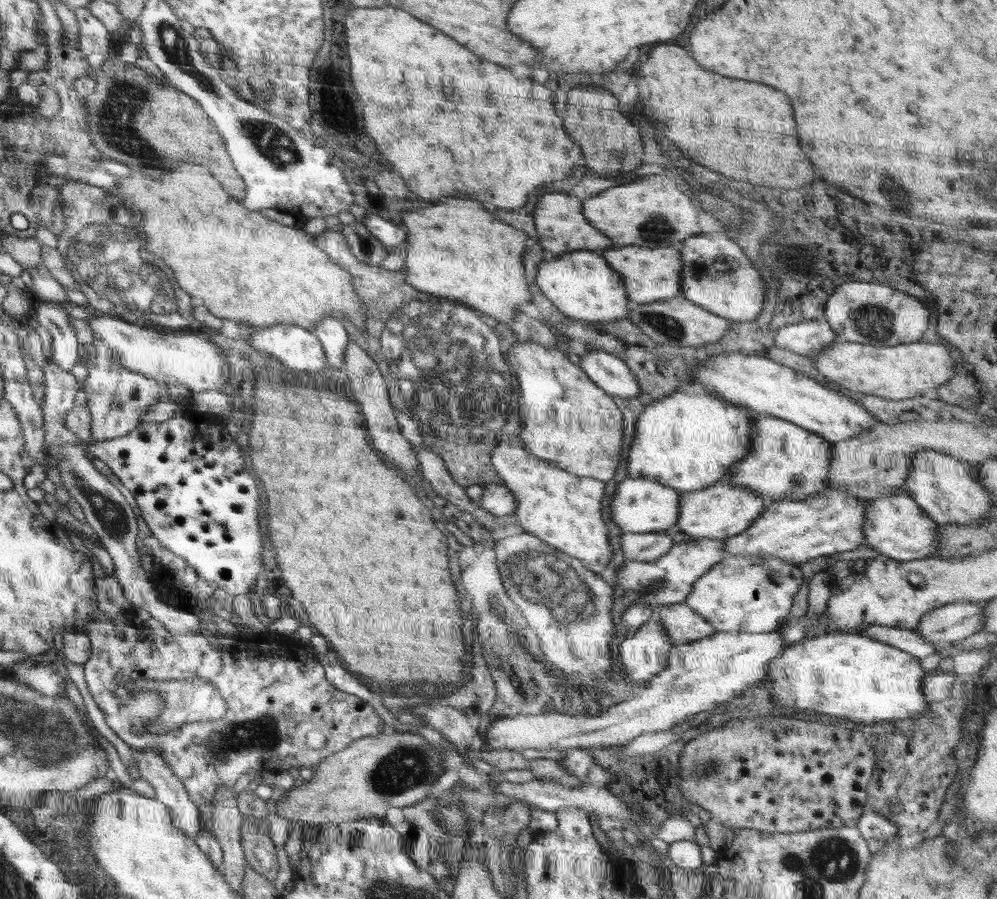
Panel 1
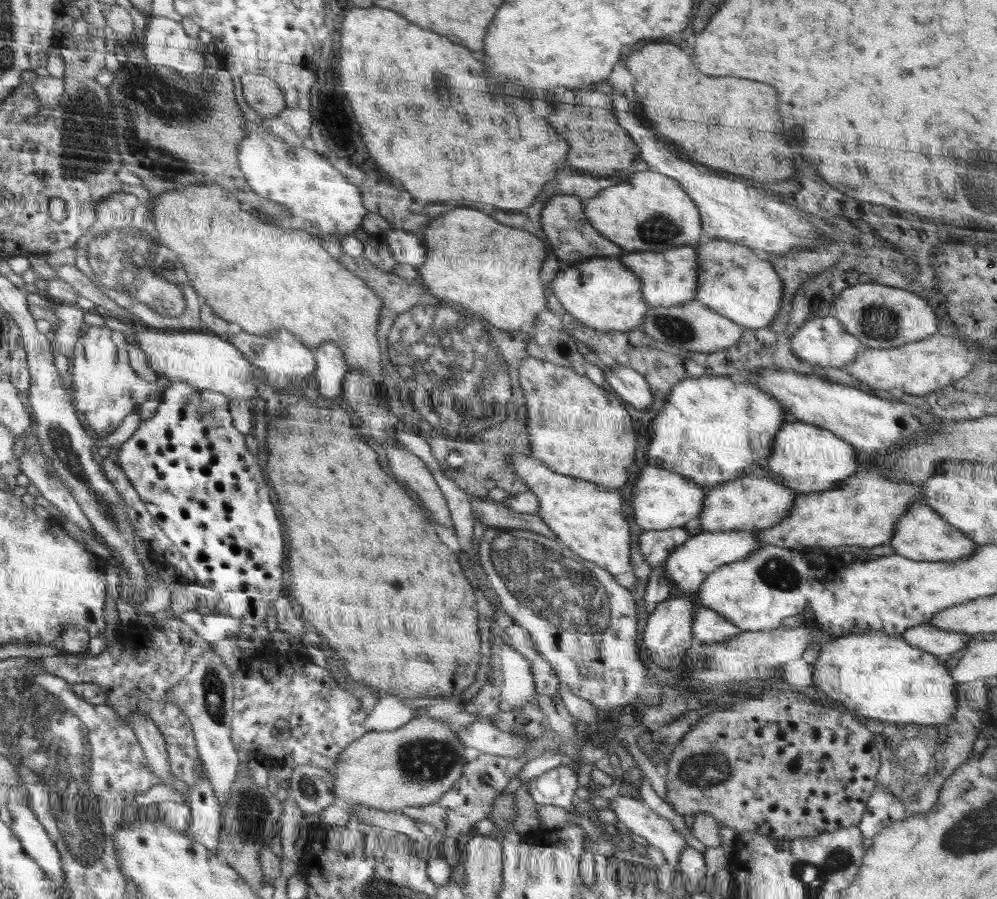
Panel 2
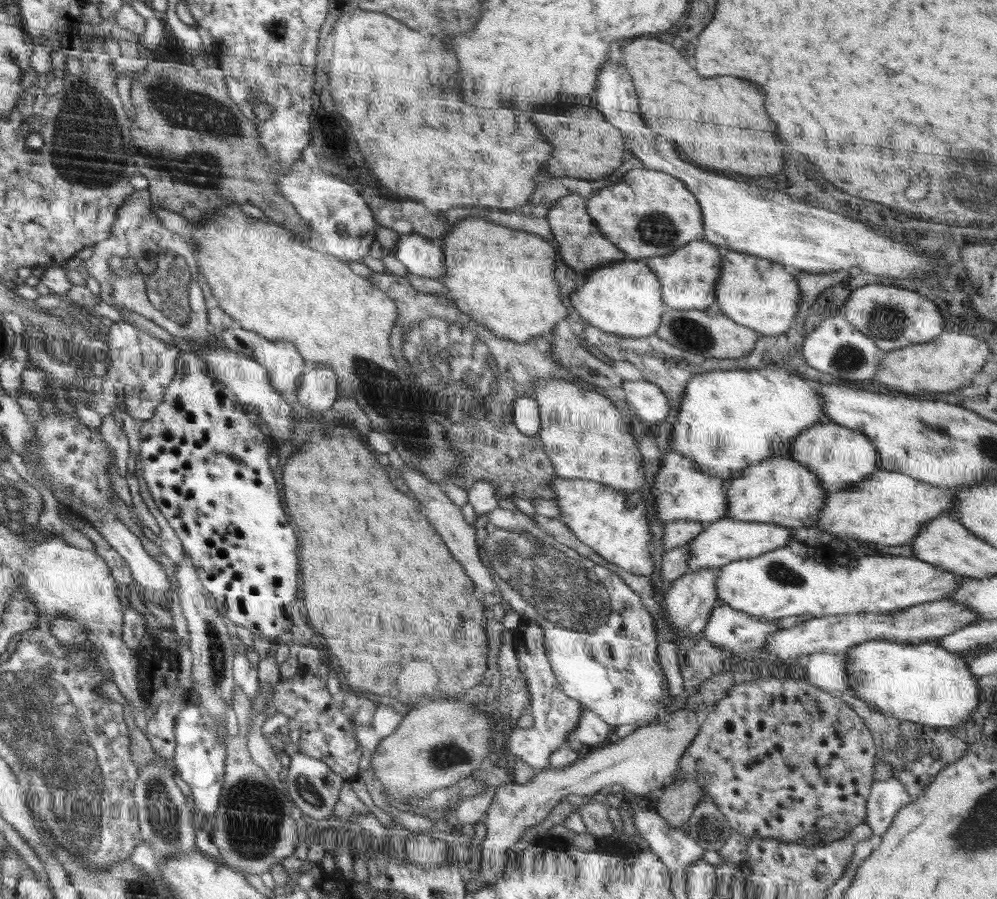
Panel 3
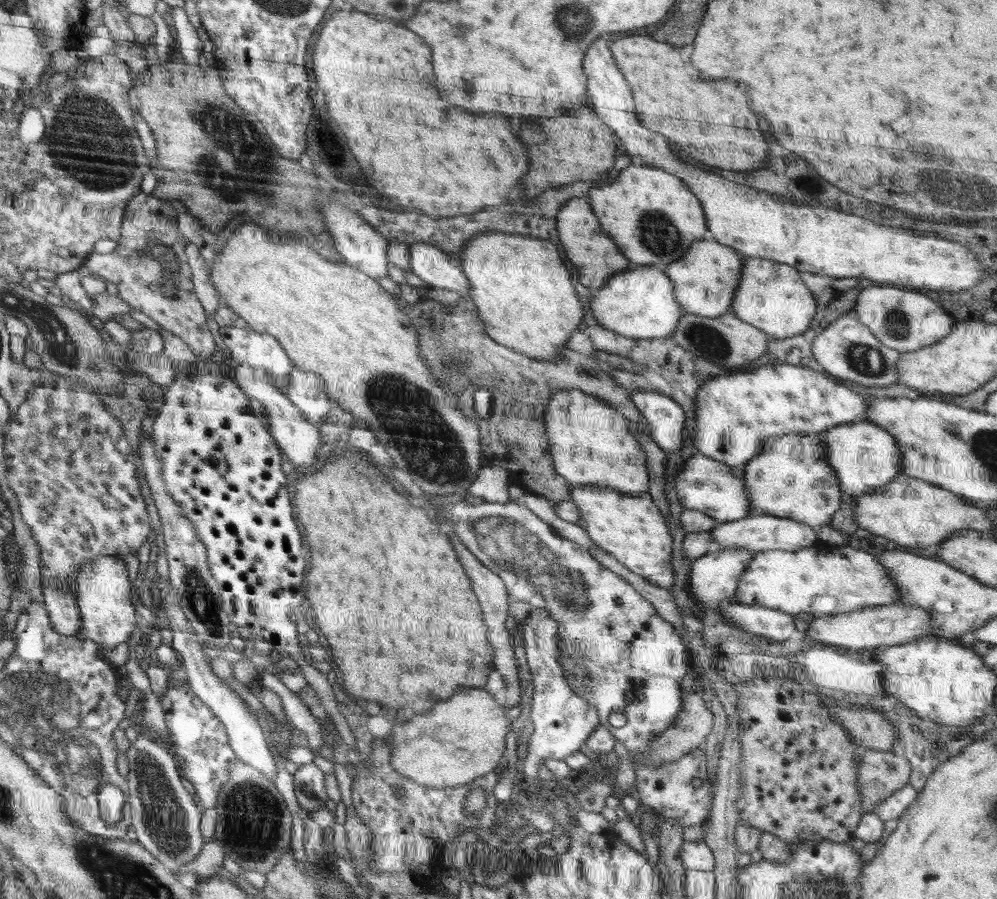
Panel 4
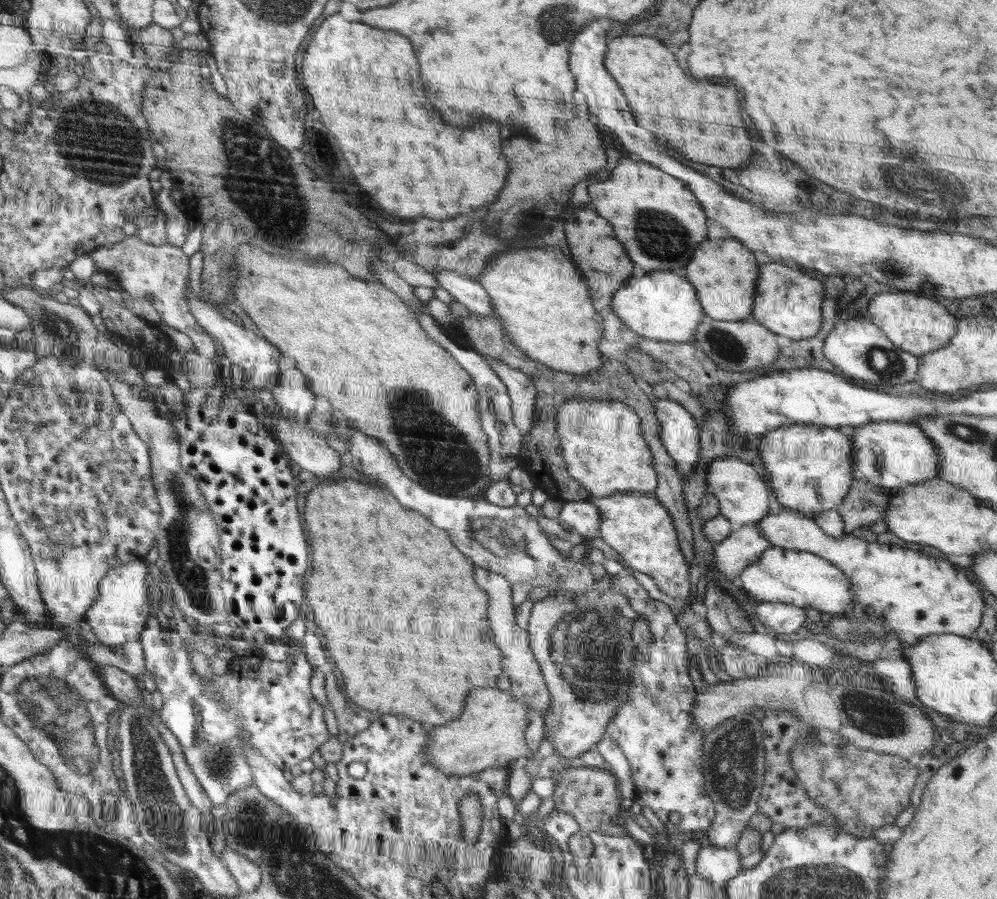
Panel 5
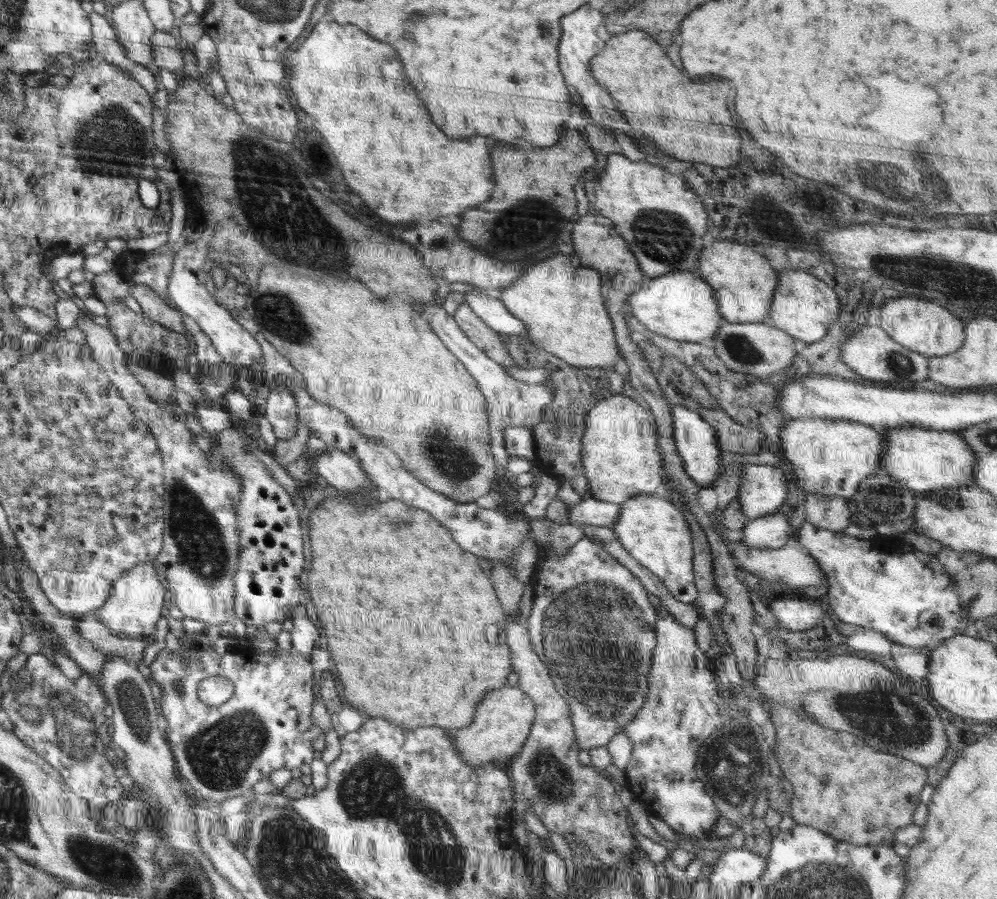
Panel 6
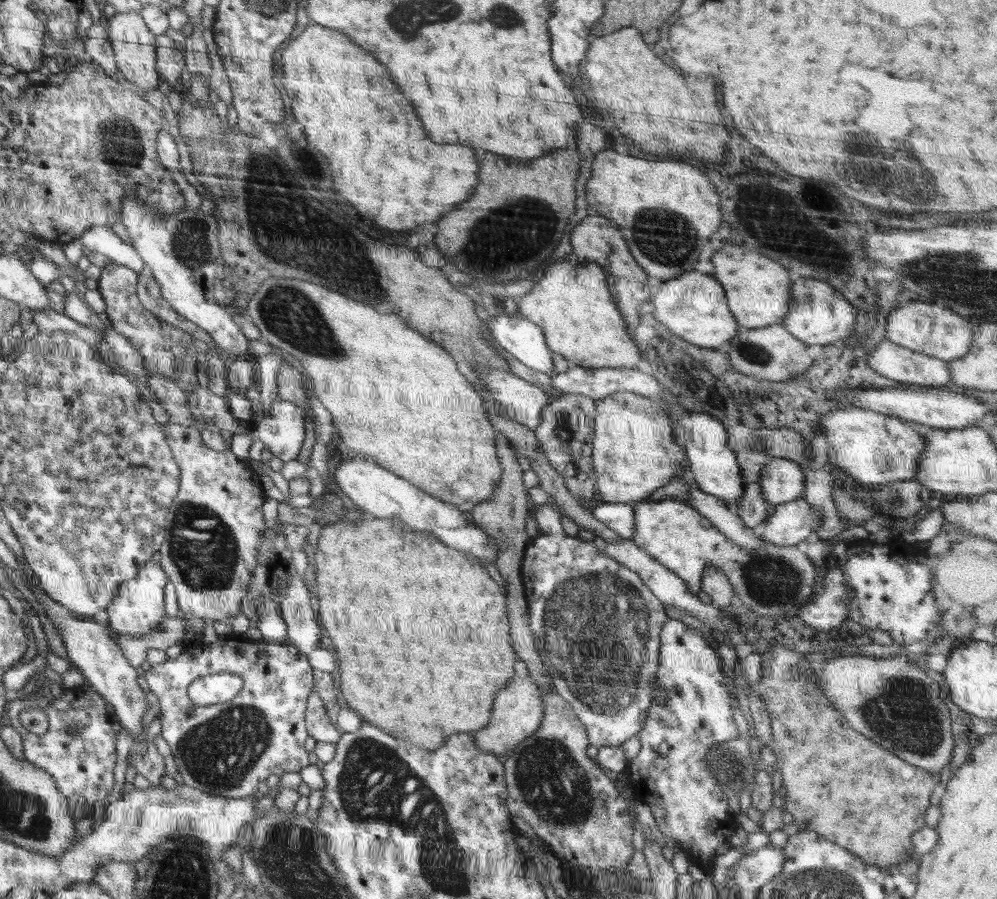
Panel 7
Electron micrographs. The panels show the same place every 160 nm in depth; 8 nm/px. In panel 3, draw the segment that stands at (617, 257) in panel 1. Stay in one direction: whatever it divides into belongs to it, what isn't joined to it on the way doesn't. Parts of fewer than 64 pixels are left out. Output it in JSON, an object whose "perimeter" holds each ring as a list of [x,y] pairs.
{"perimeter":[[[701,239],[690,241],[688,246],[682,246],[666,256],[643,260],[660,281],[662,302],[666,309],[702,310],[715,302],[715,282],[721,269],[722,250]]]}

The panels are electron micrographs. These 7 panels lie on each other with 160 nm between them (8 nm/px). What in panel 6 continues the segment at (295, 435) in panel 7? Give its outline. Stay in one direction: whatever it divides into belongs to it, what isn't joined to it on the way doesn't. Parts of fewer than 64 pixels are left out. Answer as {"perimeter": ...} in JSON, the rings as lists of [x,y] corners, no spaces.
{"perimeter":[[[286,385],[270,390],[266,407],[260,412],[268,419],[278,439],[291,439],[295,435],[299,423],[298,407],[295,395]]]}

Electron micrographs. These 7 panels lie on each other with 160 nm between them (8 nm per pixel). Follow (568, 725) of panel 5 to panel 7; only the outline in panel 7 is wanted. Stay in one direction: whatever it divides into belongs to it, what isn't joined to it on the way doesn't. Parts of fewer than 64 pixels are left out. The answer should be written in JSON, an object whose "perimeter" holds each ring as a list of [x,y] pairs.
{"perimeter":[[[532,505],[531,512],[538,524],[538,531],[540,532],[534,539],[532,539],[525,550],[523,561],[520,568],[520,576],[523,583],[523,590],[526,603],[528,604],[530,623],[529,627],[532,629],[534,639],[536,639],[536,649],[540,655],[541,661],[548,669],[549,675],[554,678],[557,683],[556,691],[562,693],[562,698],[569,702],[572,706],[573,712],[577,718],[582,722],[586,729],[587,739],[590,746],[600,748],[603,746],[621,745],[630,737],[633,737],[637,732],[644,728],[644,722],[648,718],[648,710],[654,702],[654,684],[659,666],[659,648],[660,648],[660,632],[663,624],[668,622],[670,618],[664,608],[665,604],[660,602],[650,590],[644,586],[636,572],[628,570],[623,564],[616,562],[610,555],[603,553],[596,542],[589,542],[581,540],[576,536],[566,534],[561,527],[561,512],[555,509],[552,505]]]}

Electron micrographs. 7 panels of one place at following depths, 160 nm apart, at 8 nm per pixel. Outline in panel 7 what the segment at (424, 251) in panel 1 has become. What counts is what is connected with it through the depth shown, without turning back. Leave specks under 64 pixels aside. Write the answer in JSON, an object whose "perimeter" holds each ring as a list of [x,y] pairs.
{"perimeter":[[[568,260],[560,261],[546,270],[542,280],[534,283],[528,294],[513,303],[517,304],[517,312],[520,315],[540,326],[546,339],[546,346],[551,348],[552,352],[561,354],[573,365],[588,368],[636,368],[644,354],[634,343],[633,334],[628,332],[623,316],[606,288],[606,280],[606,275],[599,264],[587,263],[574,267]]]}

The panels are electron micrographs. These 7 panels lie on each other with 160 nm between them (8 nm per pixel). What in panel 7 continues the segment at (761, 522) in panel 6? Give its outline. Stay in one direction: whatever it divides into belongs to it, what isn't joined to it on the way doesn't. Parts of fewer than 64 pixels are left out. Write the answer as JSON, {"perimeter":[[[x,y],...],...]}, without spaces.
{"perimeter":[[[798,498],[778,505],[764,521],[761,540],[780,546],[802,546],[811,530],[820,526],[821,514],[807,500]]]}

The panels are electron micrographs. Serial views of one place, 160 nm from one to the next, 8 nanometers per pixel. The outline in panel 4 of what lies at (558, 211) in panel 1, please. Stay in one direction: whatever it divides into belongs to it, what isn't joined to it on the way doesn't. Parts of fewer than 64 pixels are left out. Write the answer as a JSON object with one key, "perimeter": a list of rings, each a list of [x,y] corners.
{"perimeter":[[[582,198],[568,200],[568,204],[564,204],[562,210],[558,212],[558,236],[564,246],[566,258],[576,266],[581,276],[584,276],[582,280],[584,286],[588,286],[590,278],[590,286],[599,289],[612,275],[627,270],[631,265],[628,258],[624,258],[618,252],[616,244],[602,230],[600,221],[592,214],[588,202],[584,202]]]}

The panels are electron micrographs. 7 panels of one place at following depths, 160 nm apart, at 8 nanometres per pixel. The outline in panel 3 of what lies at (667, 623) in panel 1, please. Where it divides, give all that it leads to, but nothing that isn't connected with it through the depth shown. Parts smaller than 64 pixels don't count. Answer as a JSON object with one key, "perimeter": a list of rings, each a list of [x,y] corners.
{"perimeter":[[[720,604],[712,610],[702,634],[705,634],[706,641],[726,653],[748,656],[760,653],[768,642],[768,636],[779,630],[777,622],[758,619]]]}

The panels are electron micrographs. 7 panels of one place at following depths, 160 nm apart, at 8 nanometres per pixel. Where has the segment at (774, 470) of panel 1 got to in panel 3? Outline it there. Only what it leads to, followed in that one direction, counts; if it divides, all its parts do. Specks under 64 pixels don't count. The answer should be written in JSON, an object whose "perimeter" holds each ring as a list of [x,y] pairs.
{"perimeter":[[[818,423],[800,431],[791,440],[787,456],[813,472],[821,480],[822,488],[830,493],[848,490],[880,469],[872,441],[859,430],[834,423]]]}

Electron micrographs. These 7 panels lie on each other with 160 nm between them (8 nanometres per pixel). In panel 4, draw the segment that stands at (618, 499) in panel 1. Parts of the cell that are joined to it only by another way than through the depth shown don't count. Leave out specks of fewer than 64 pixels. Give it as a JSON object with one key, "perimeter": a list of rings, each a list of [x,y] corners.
{"perimeter":[[[700,452],[694,453],[685,463],[680,465],[674,478],[674,490],[677,500],[684,510],[700,511],[720,523],[740,520],[751,516],[750,501],[743,478],[734,475],[732,466],[716,462]]]}

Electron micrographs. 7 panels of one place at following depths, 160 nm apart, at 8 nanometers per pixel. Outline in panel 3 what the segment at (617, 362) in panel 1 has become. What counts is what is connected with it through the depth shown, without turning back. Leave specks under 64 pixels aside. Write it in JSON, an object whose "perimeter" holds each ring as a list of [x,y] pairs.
{"perimeter":[[[650,379],[634,382],[624,380],[621,387],[626,393],[626,401],[642,421],[649,422],[652,426],[665,424],[664,420],[669,413],[668,399]]]}

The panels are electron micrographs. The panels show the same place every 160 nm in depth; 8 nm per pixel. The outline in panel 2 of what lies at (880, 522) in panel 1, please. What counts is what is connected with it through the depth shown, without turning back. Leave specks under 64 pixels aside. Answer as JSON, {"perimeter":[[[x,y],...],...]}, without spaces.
{"perimeter":[[[913,502],[900,515],[893,535],[888,541],[892,550],[913,561],[957,561],[971,555],[979,545],[960,529],[948,524],[933,508],[924,503]]]}

